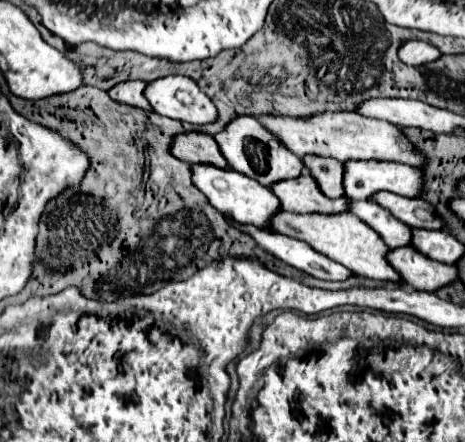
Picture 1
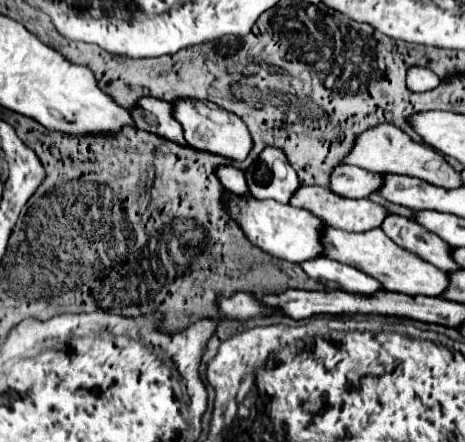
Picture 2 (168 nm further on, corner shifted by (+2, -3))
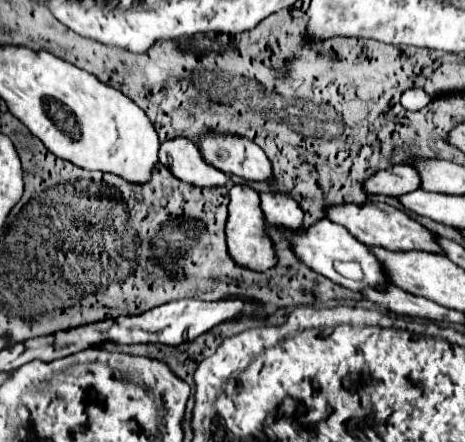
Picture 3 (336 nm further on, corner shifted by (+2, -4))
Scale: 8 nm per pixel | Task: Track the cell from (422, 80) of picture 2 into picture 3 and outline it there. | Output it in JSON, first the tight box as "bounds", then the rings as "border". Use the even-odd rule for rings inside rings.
{"bounds":[401,88,431,110],"border":[[[423,88],[405,90],[403,96],[401,96],[401,104],[403,104],[407,110],[421,110],[421,108],[427,106],[429,102],[431,102],[431,96],[429,96]]]}

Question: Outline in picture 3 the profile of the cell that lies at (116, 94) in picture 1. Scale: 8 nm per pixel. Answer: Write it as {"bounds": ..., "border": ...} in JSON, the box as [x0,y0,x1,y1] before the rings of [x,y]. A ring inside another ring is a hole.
{"bounds":[159,138,229,186],"border":[[[173,138],[161,144],[159,162],[165,164],[179,180],[193,186],[223,186],[229,182],[221,170],[203,162],[199,148],[195,142],[189,142],[189,138]]]}

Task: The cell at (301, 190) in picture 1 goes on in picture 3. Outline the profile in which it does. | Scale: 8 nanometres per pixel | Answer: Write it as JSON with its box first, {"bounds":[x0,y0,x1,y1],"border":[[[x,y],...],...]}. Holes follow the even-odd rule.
{"bounds":[327,202,441,254],"border":[[[367,202],[363,206],[331,204],[331,210],[327,210],[327,218],[335,224],[345,226],[363,244],[383,246],[387,250],[427,250],[427,252],[437,252],[437,254],[441,252],[439,246],[435,244],[435,234],[431,234],[419,222],[411,220],[403,210],[397,210],[383,202]]]}

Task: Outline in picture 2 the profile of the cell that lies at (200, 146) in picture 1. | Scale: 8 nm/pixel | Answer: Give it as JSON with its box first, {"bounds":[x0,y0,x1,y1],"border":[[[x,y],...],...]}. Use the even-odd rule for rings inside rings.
{"bounds":[219,165,249,197],"border":[[[227,165],[227,167],[221,167],[219,169],[219,179],[223,181],[223,187],[229,191],[229,193],[235,193],[239,197],[247,197],[249,195],[249,187],[245,183],[245,175],[243,171]]]}

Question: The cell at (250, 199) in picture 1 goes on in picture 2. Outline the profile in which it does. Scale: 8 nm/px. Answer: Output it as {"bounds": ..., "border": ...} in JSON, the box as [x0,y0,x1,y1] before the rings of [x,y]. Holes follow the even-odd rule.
{"bounds":[225,193,327,263],"border":[[[227,193],[225,197],[225,207],[239,221],[241,229],[247,233],[247,237],[255,243],[261,245],[263,251],[271,253],[273,257],[291,261],[291,263],[303,263],[315,257],[323,257],[323,243],[321,235],[323,229],[327,227],[319,217],[305,209],[297,209],[291,205],[279,205],[277,201],[255,201],[253,197],[243,199]]]}

